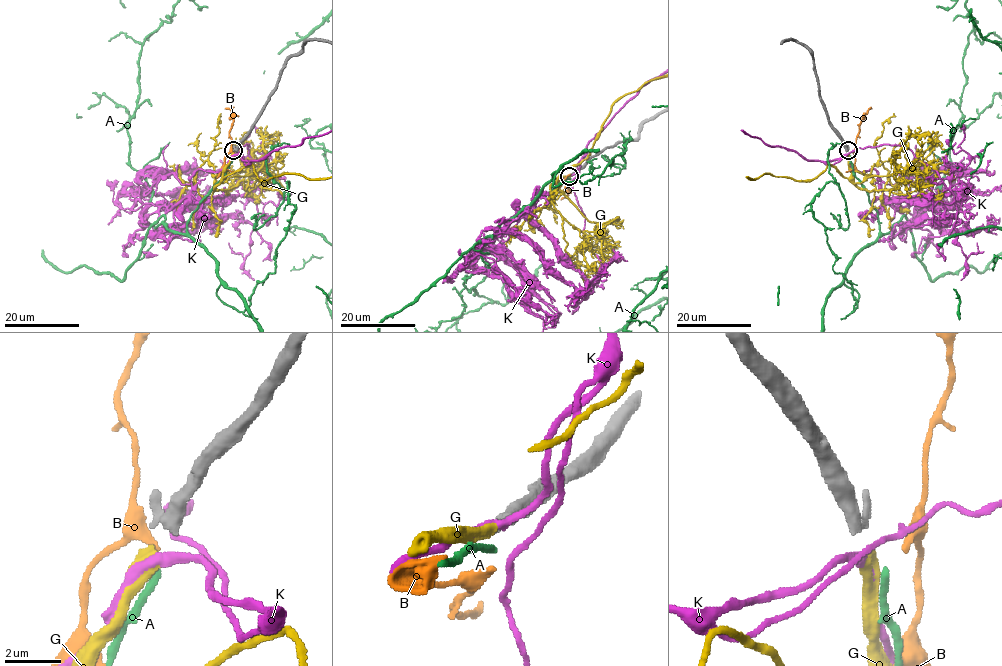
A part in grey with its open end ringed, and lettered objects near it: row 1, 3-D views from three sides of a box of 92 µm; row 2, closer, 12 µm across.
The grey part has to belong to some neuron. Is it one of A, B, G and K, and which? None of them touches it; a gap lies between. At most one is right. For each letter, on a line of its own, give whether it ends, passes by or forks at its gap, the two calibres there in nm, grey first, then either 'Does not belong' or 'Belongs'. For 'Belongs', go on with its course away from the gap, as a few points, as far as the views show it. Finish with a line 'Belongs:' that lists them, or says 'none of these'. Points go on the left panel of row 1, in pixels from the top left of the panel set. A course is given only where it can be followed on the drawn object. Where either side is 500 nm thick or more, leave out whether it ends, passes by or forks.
A: It ends there. Thickness 240 nm (grey) against 240 nm. Does not belong
B: It ends there. Thickness 240 nm (grey) against 380 nm. Does not belong
G: It ends there. Thickness 240 nm (grey) against 400 nm. Does not belong
K: It passes by. Thickness 240 nm (grey) against 320 nm. Does not belong
Belongs: none of these

